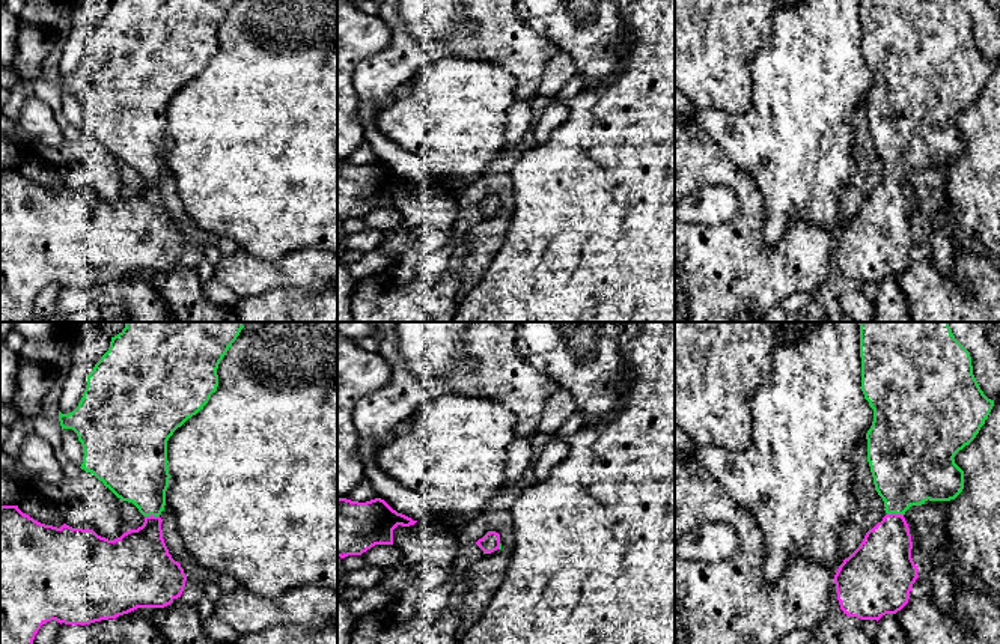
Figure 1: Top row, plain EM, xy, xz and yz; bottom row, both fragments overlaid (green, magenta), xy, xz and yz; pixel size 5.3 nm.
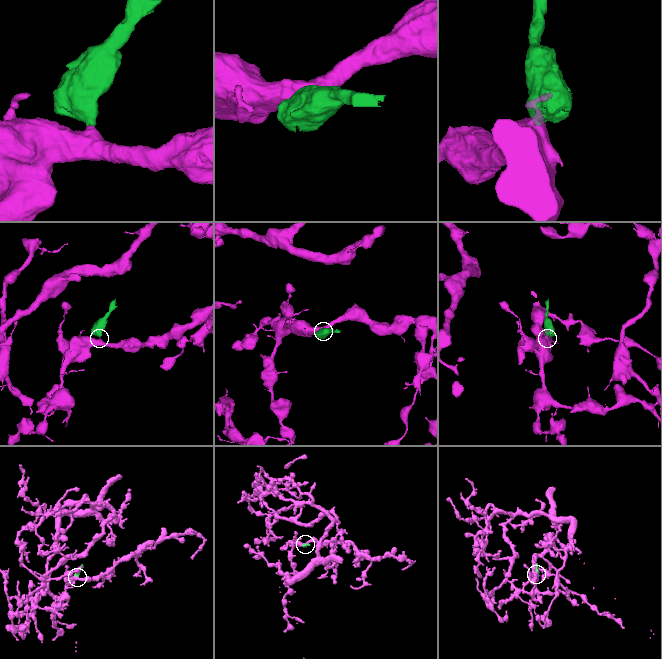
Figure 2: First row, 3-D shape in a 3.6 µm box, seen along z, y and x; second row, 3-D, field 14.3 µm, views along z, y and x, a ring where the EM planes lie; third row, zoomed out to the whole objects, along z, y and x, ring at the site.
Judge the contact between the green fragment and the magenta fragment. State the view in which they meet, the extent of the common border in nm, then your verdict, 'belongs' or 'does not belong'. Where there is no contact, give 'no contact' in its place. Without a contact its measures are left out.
contact in yz; length 90 nm; belongs

